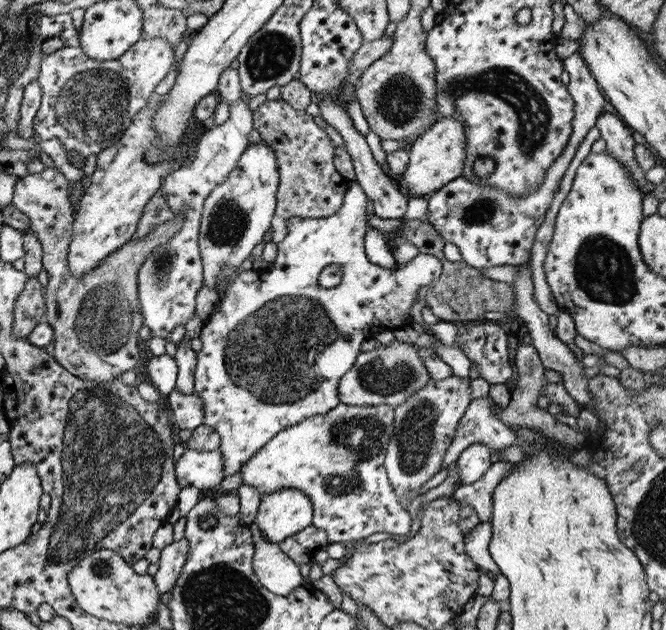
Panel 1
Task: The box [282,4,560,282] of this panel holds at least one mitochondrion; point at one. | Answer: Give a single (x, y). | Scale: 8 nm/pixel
(534, 119)

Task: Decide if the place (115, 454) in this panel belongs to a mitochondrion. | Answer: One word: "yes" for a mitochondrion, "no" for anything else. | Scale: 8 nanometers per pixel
yes

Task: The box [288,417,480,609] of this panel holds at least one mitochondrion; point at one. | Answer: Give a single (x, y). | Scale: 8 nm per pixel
(339, 483)

